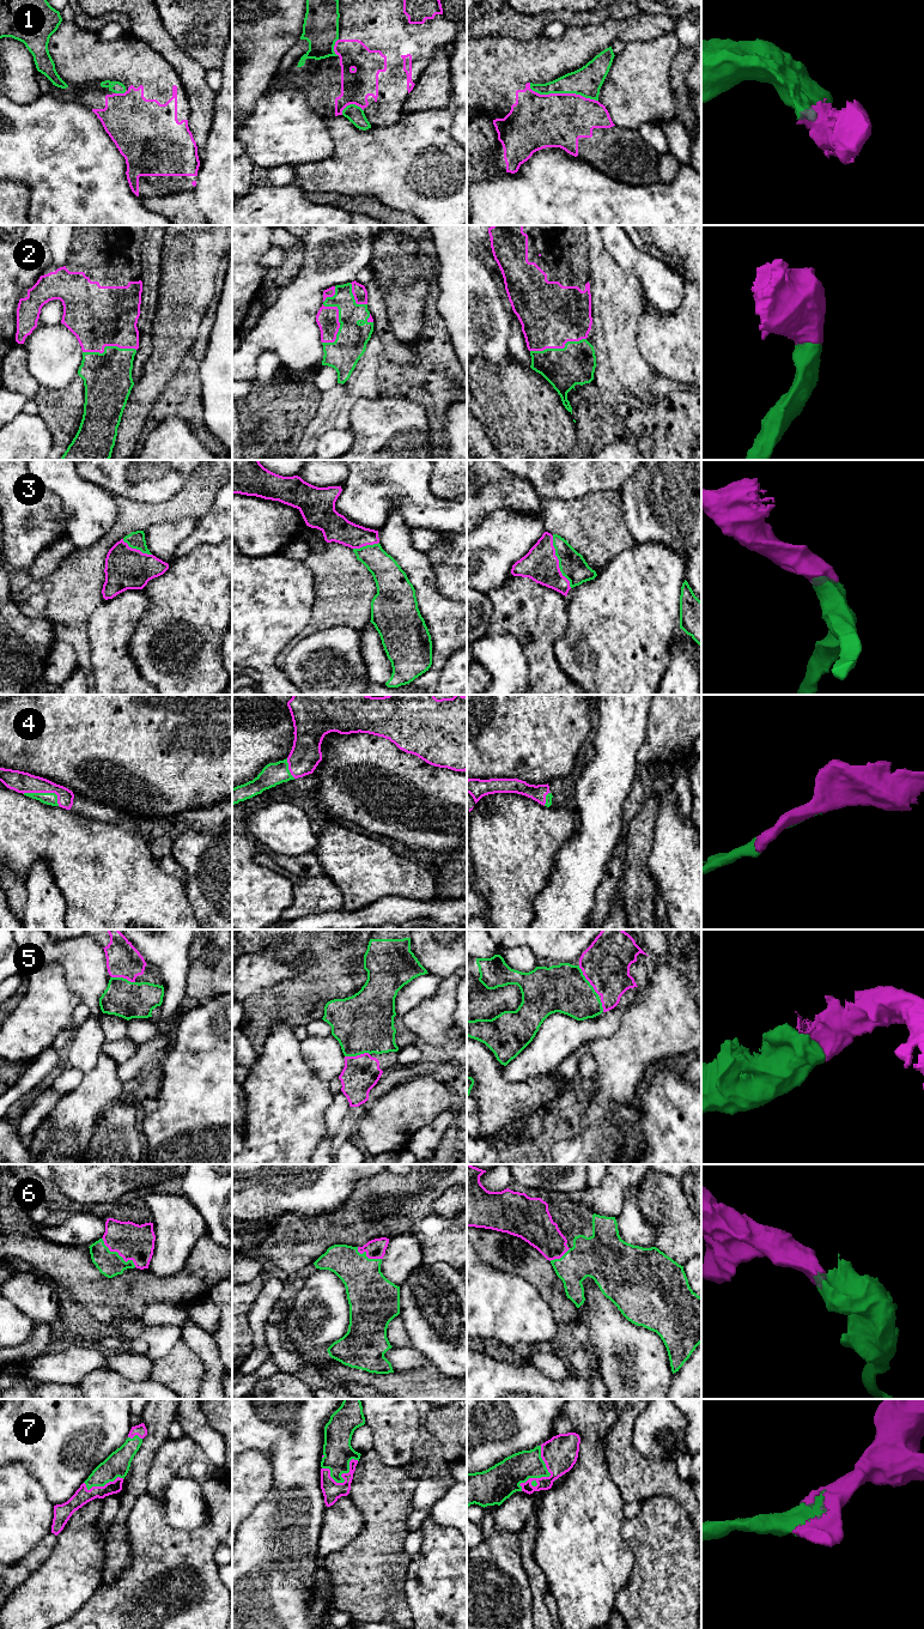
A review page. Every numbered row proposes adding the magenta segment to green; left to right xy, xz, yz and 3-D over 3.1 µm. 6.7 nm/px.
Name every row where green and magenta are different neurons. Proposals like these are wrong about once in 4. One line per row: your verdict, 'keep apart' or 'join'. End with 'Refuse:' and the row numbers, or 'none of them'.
1: keep apart
2: join
3: join
4: join
5: join
6: join
7: join
Refuse: 1

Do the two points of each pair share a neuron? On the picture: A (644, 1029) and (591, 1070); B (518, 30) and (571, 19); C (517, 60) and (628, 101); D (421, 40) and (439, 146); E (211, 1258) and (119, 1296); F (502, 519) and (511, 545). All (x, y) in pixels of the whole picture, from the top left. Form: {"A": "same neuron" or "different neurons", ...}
{"A": "different neurons", "B": "same neuron", "C": "different neurons", "D": "different neurons", "E": "same neuron", "F": "same neuron"}

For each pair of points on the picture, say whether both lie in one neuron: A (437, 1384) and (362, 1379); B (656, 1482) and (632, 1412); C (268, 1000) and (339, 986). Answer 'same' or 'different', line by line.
A: same
B: same
C: same

